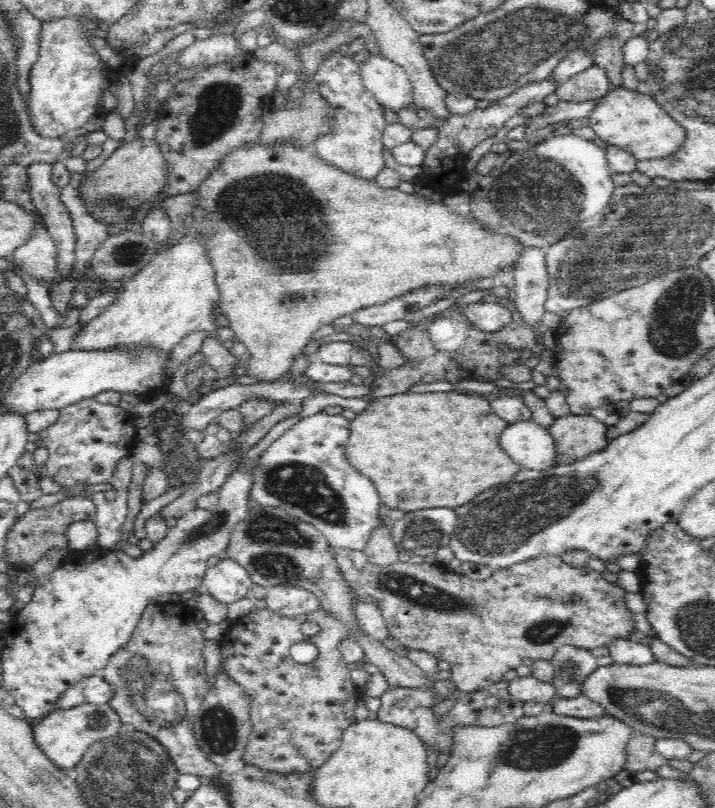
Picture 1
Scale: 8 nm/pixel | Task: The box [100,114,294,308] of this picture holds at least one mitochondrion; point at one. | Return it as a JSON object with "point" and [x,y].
{"point":[129,253]}

